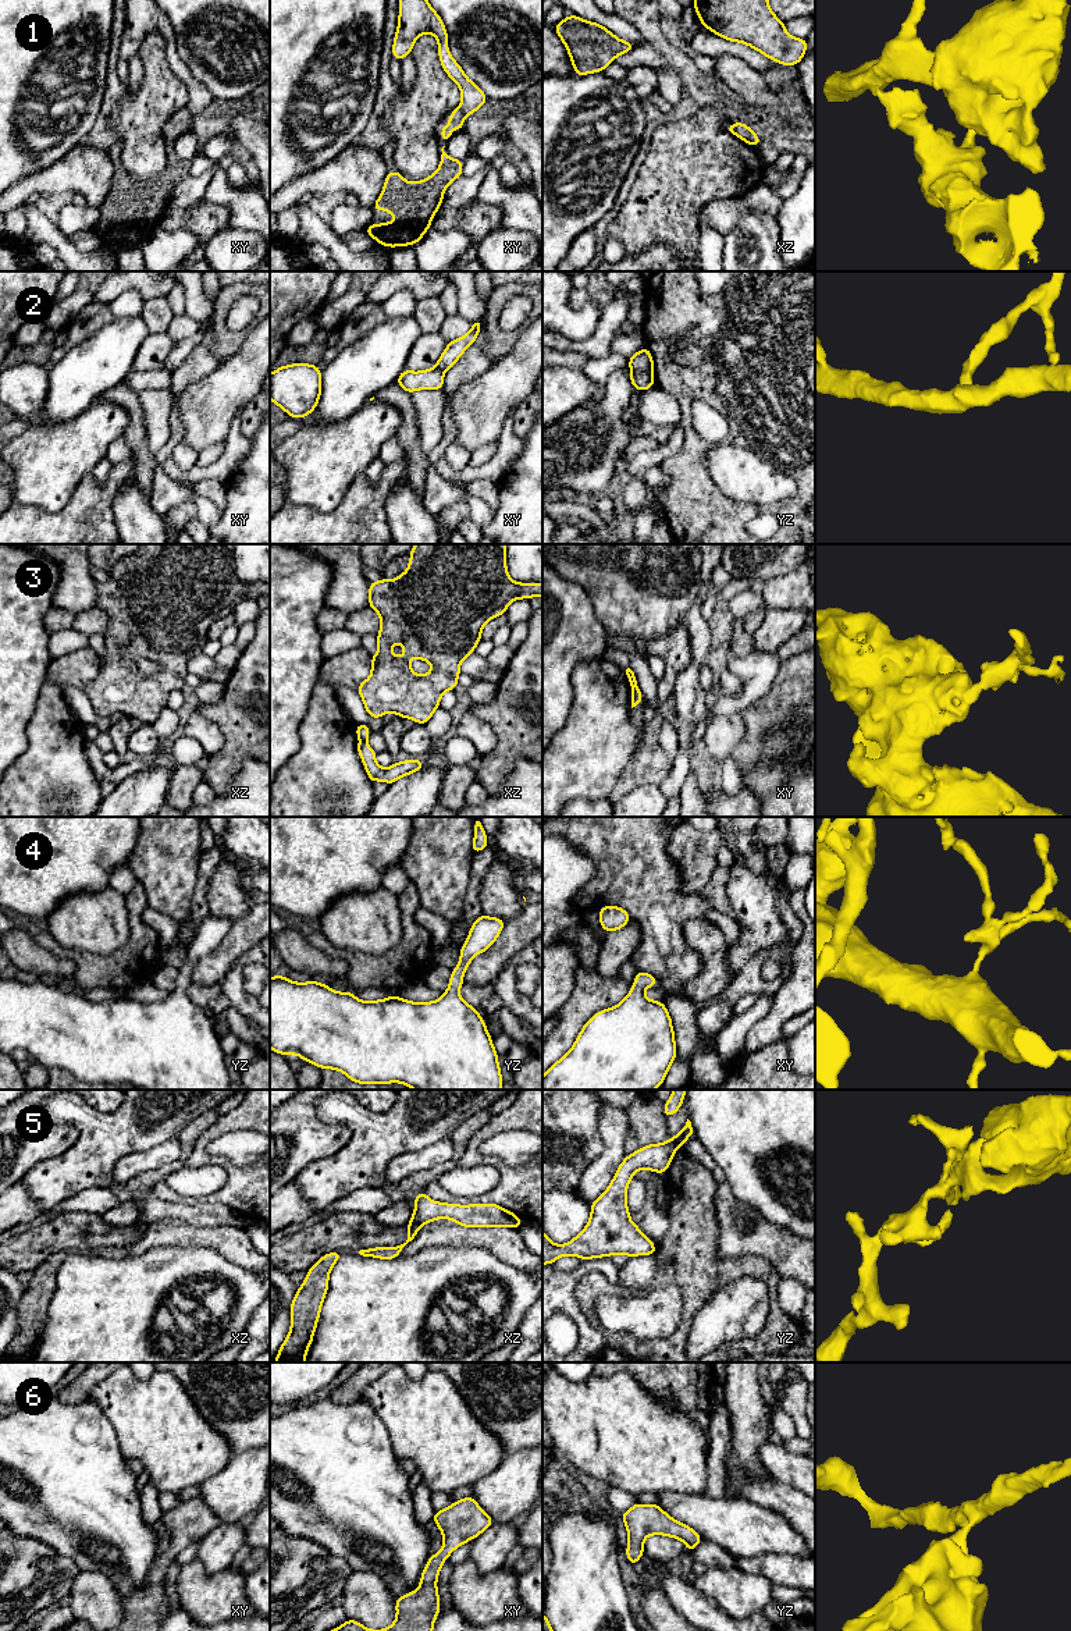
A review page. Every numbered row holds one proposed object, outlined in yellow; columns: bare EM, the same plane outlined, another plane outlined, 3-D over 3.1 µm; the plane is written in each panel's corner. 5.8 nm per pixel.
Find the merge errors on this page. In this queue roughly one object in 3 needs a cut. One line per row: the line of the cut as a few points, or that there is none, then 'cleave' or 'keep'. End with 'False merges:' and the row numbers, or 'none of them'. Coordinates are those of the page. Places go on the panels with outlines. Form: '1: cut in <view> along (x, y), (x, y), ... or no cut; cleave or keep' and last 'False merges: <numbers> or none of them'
1: cut in xy along (459, 107), (465, 114); cleave
2: cut in yz along (632, 369), (651, 370); cleave
3: cut in xz along (360, 739), (365, 741); cleave
4: no cut; keep
5: cut in xz along (413, 1215), (420, 1225); cleave
6: no cut; keep
False merges: 1, 2, 3, 5

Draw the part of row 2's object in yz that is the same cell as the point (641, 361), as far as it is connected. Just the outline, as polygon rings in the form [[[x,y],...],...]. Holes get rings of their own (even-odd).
[[[643,348],[637,353],[634,353],[629,359],[627,365],[629,365],[629,367],[631,370],[638,370],[638,372],[652,370],[654,369],[654,362],[652,362],[652,356],[651,356],[650,349],[648,348]]]

